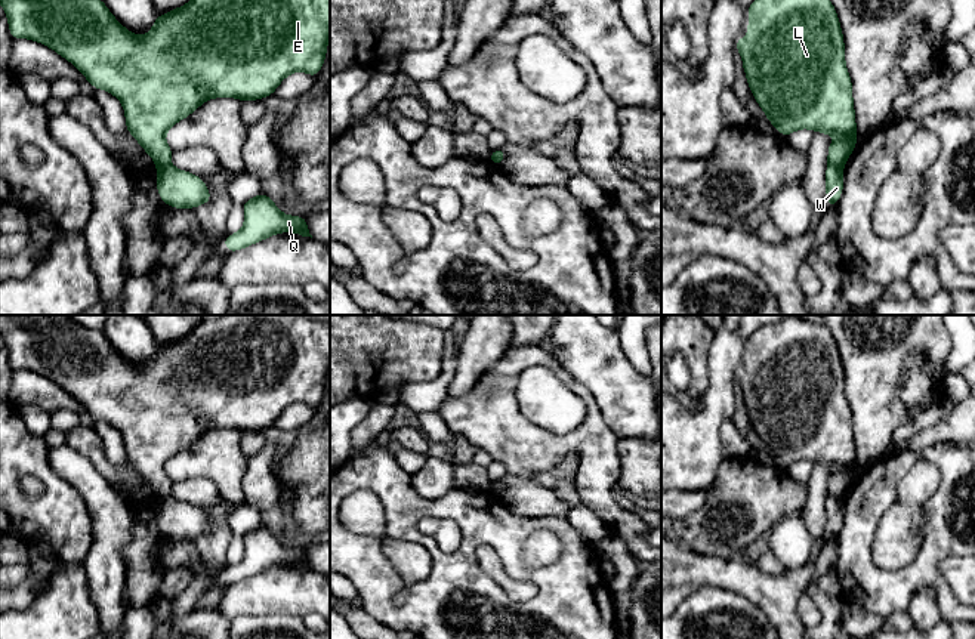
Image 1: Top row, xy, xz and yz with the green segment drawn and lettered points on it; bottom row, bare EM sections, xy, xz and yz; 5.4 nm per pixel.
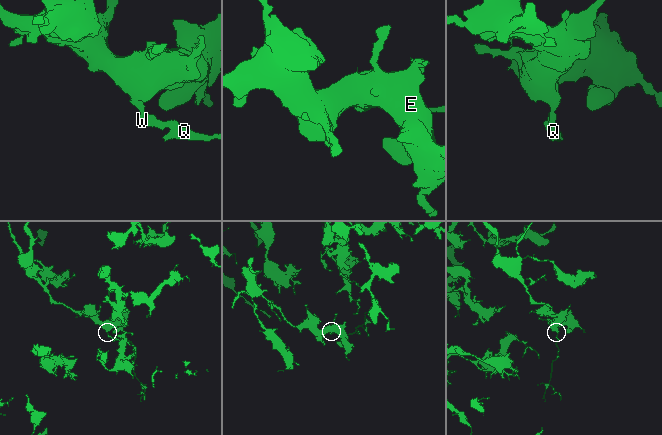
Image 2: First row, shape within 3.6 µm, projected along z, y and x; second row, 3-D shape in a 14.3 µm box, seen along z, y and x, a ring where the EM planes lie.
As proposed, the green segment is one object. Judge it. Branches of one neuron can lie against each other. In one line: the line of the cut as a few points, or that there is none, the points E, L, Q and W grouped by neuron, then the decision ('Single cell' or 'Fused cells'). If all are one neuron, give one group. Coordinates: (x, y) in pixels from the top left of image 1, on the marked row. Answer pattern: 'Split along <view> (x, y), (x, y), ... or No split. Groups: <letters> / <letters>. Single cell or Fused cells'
Split along yz (829, 163), (842, 167). Groups: E L / Q W. Fused cells

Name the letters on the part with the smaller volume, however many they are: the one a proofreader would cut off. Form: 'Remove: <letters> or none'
Remove: Q, W

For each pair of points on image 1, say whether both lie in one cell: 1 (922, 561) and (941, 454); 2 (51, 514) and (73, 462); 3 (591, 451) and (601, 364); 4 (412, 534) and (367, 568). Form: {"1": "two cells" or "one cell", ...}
{"1": "one cell", "2": "two cells", "3": "two cells", "4": "one cell"}

